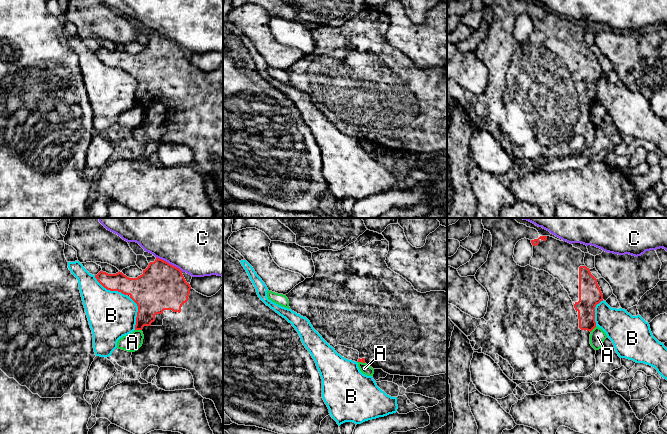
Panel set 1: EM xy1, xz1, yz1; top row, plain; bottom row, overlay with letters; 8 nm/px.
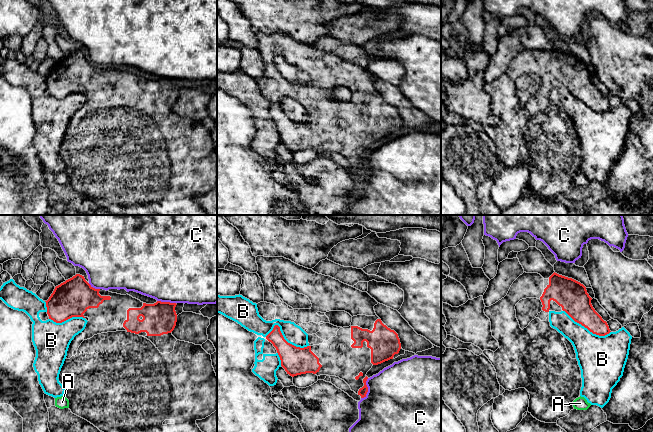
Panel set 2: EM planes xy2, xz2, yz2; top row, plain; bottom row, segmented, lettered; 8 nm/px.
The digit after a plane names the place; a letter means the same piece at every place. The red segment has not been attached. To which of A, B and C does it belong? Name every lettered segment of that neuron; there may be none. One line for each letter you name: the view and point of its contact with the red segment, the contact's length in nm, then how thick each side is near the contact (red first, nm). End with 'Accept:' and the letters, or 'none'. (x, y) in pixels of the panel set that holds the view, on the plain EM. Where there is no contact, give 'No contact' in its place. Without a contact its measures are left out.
Accept: none

